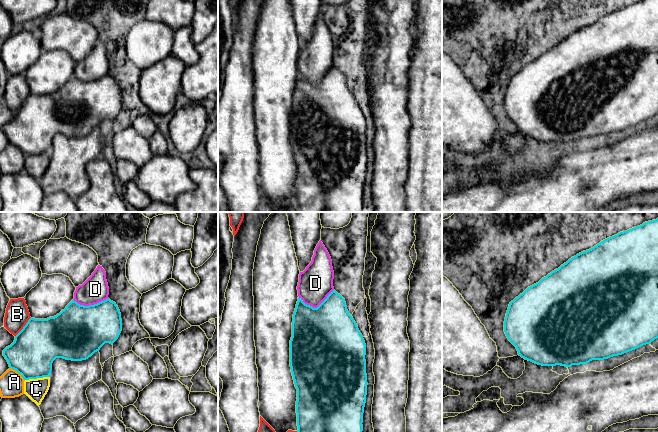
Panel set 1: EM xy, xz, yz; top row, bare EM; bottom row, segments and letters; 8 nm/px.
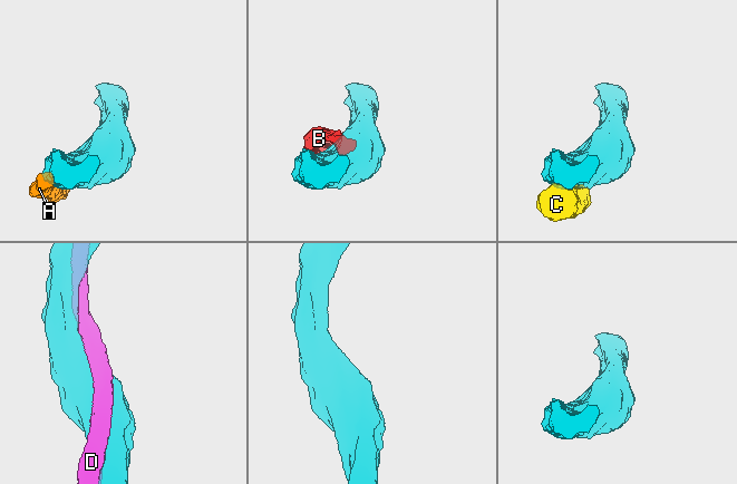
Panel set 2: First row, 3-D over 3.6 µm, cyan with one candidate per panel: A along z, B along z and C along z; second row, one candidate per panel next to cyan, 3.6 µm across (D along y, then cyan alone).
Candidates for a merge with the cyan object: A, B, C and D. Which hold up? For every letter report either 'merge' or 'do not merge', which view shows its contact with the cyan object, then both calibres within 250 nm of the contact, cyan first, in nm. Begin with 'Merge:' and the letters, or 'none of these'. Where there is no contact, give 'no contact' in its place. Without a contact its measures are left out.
Merge: D
A: do not merge | xy | 360/190 nm
B: do not merge | xy | 360/190 nm
C: do not merge | xy | 360/170 nm
D: merge | xz | 500/280 nm

